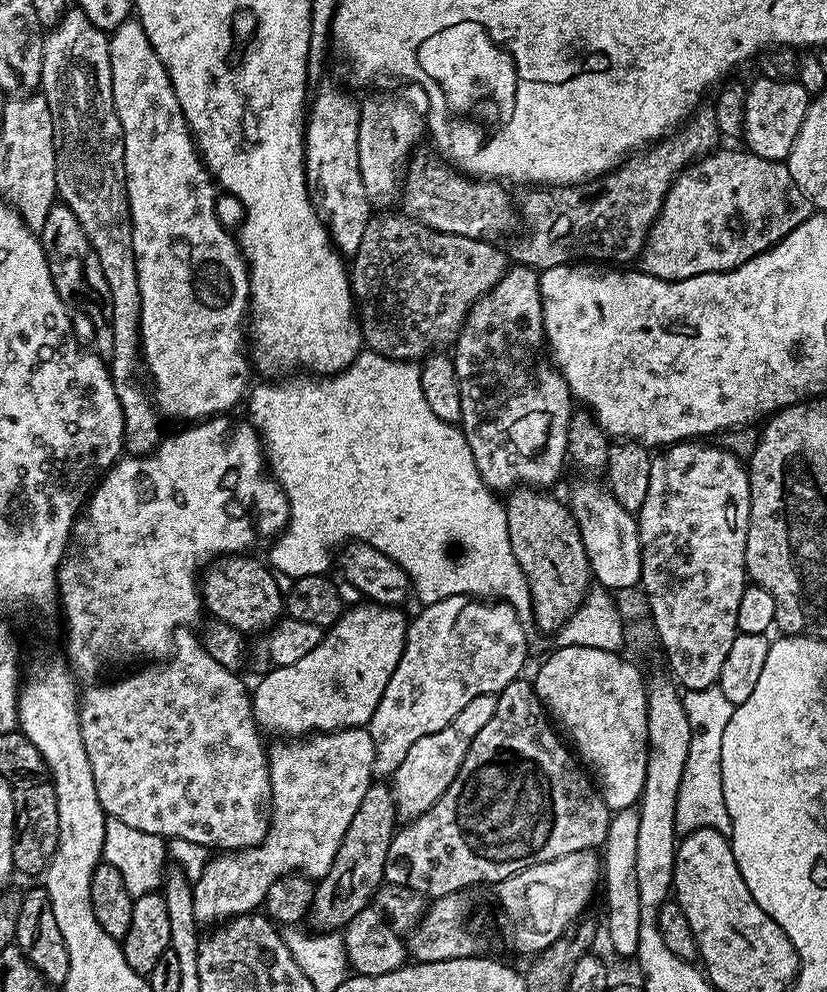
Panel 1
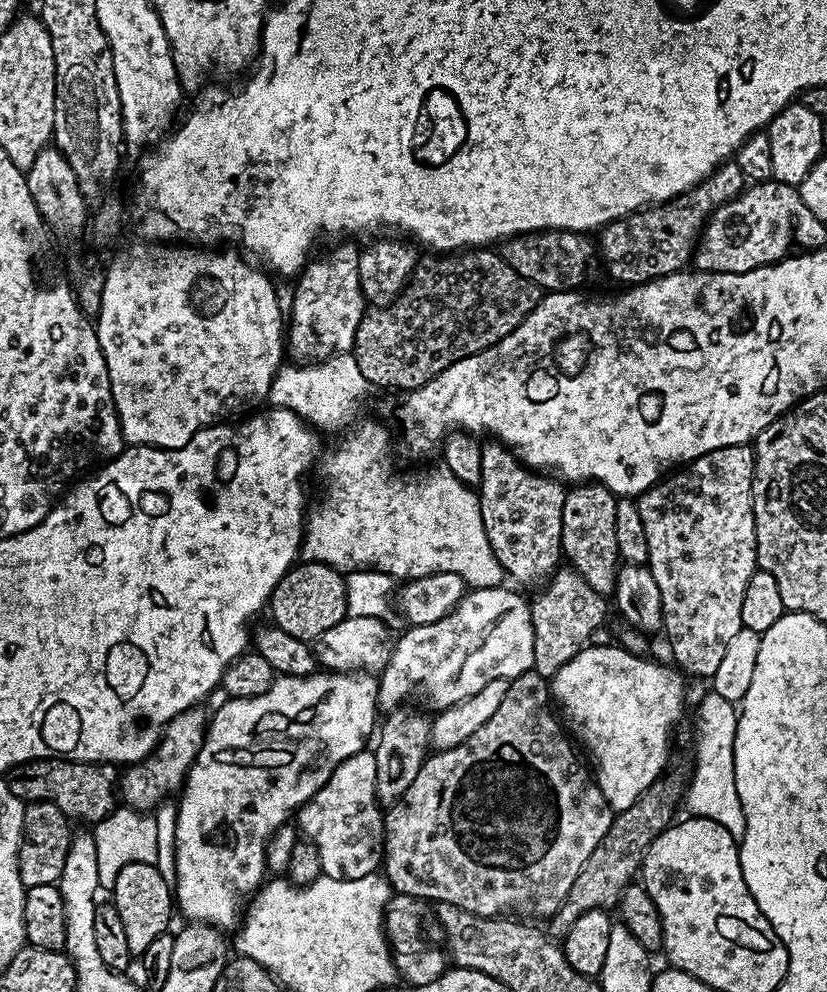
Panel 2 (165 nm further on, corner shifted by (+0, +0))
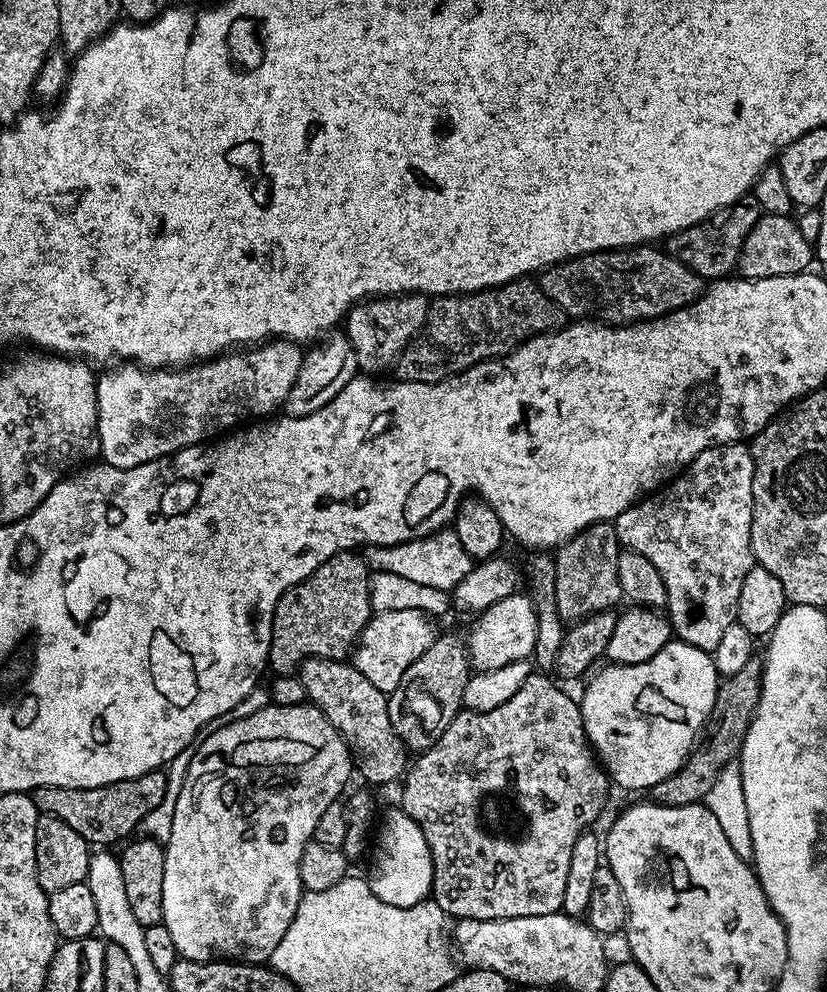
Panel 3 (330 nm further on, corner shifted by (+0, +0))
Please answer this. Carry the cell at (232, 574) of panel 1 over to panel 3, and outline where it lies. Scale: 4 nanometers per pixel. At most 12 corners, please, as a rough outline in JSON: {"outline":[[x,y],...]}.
{"outline":[[310,658],[305,697],[372,784],[405,775],[388,696],[344,660]]}

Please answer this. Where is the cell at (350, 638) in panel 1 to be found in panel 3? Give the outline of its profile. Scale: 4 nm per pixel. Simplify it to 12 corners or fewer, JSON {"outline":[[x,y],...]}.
{"outline":[[311,702],[195,745],[164,844],[177,957],[267,965],[353,775]]}

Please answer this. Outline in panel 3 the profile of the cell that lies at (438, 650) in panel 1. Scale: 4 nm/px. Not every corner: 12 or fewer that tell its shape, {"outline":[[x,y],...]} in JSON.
{"outline":[[528,594],[494,602],[466,635],[473,669],[528,660],[538,618]]}

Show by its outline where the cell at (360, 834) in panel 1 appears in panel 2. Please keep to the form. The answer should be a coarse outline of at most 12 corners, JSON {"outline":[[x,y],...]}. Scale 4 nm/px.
{"outline":[[412,706],[375,737],[376,797],[397,804],[430,755],[432,722]]}

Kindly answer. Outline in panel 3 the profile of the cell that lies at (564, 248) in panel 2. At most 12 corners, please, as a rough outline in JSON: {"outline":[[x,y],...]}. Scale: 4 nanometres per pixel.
{"outline":[[659,247],[544,269],[568,318],[613,326],[692,304],[700,275]]}

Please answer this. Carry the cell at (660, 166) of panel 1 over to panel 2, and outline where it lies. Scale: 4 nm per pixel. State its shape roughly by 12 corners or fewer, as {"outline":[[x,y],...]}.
{"outline":[[725,162],[599,233],[621,285],[687,269],[718,206],[746,187]]}

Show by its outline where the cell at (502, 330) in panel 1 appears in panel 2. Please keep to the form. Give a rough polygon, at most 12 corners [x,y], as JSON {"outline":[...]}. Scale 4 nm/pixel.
{"outline":[[481,447],[482,526],[505,577],[562,560],[559,479]]}

